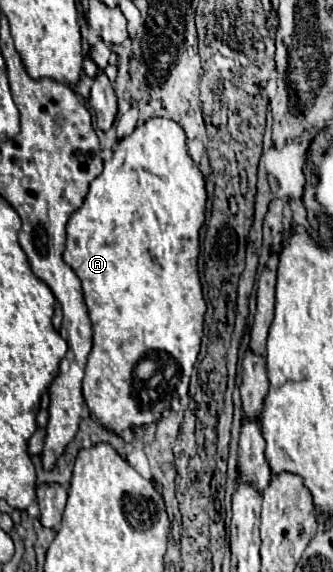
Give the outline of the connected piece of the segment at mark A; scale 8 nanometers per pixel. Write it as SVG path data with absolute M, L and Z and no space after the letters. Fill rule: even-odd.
M154 118L148 120L142 126L136 126L136 130L126 136L122 142L116 144L112 160L104 162L104 170L98 178L92 180L90 192L84 198L84 204L70 216L66 226L66 250L64 250L64 262L74 270L74 274L82 282L84 302L88 308L88 318L94 328L94 346L88 356L86 364L86 376L82 384L84 402L90 410L90 414L110 432L116 436L122 436L122 432L132 430L134 426L144 428L144 424L156 422L166 408L172 408L172 400L180 400L188 396L188 384L192 376L192 368L198 360L200 342L204 336L204 314L206 314L206 302L202 296L202 284L198 274L198 252L200 252L200 240L198 230L204 224L204 210L206 210L206 186L204 176L198 170L198 166L192 162L188 148L186 148L186 136L184 130L174 122L166 118Z

